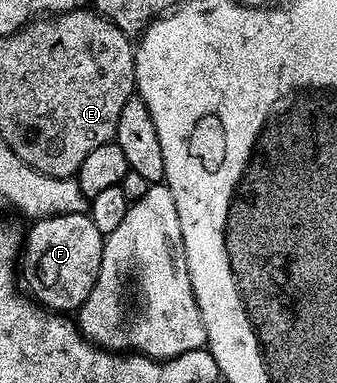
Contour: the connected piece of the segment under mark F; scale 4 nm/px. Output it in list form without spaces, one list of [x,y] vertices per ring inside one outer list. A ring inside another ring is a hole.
[[[86,212],[35,219],[30,225],[20,252],[20,272],[30,287],[29,295],[44,308],[59,314],[73,313],[88,298],[98,276],[104,234],[96,230]]]

